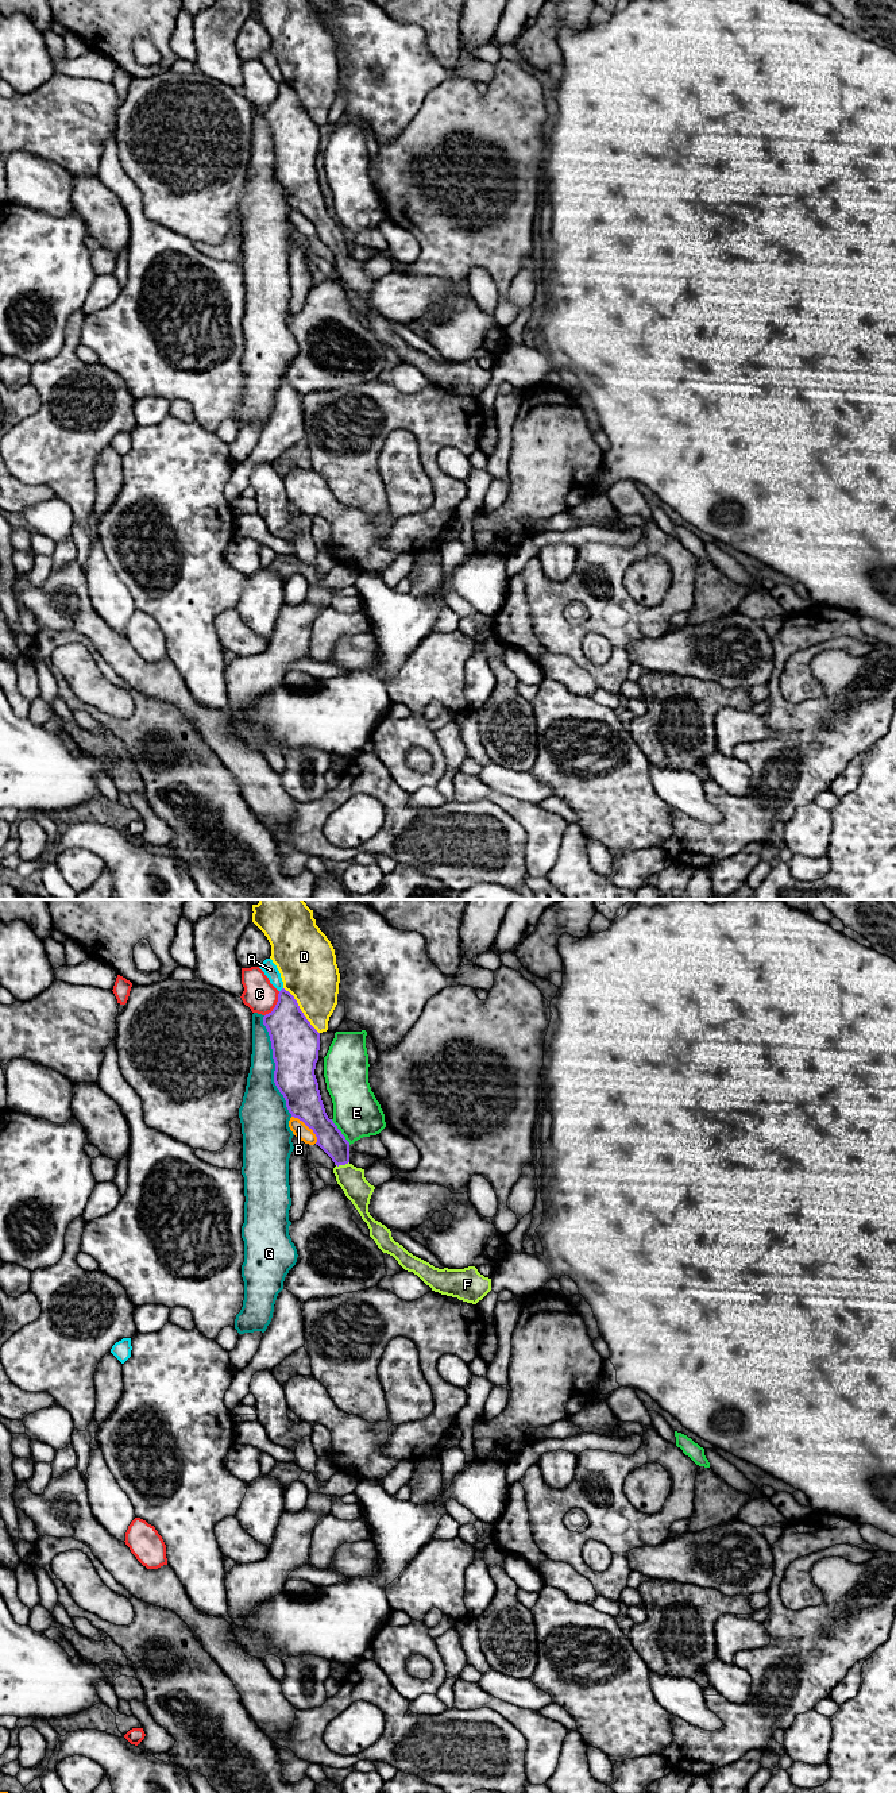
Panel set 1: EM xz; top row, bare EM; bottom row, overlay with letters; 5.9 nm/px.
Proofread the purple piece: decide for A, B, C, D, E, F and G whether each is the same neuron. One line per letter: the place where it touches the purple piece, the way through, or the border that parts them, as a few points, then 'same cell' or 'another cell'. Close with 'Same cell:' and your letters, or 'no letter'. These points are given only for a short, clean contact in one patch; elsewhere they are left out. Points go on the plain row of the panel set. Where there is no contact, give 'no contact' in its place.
A: xz (281, 83) | another cell
B: xz (308, 219) | another cell
C: xz (275, 97) | another cell
D: xz (300, 103) | another cell
E: xz (340, 224) | another cell
F: xz (342, 257) | across xz (329, 231), (339, 243), (342, 257), (343, 263), (358, 282) | same cell
G: xz (275, 158) | another cell
Same cell: F

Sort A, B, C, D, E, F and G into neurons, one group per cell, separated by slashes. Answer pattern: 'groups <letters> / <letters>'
groups A / B / C / D / E / F / G

